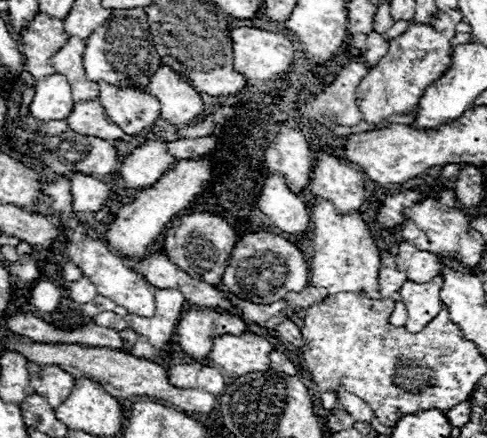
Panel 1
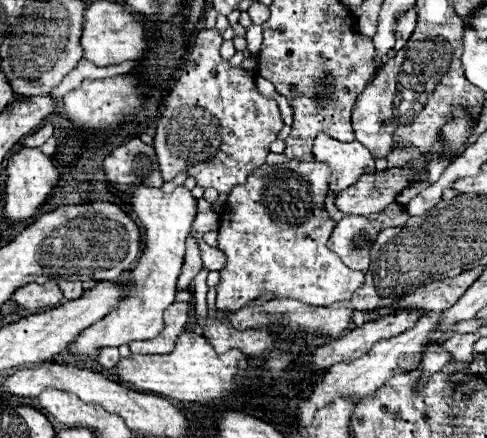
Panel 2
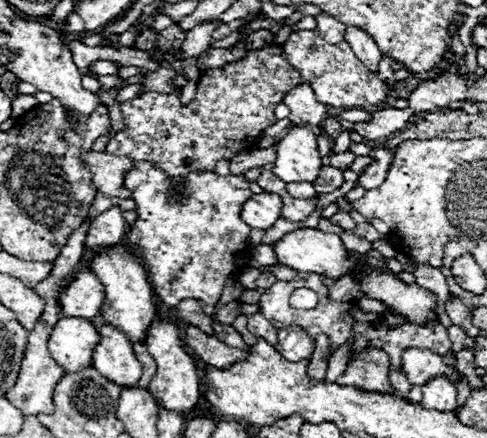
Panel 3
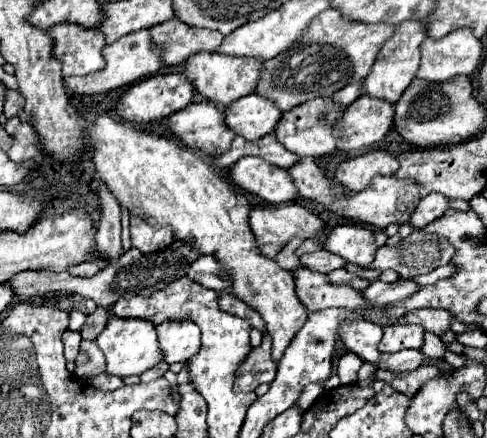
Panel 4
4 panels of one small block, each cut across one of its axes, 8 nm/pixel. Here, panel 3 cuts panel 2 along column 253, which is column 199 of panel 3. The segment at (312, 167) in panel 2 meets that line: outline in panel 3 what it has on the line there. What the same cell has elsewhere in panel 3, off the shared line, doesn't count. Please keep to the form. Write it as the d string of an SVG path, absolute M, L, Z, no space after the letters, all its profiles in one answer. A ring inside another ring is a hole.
M134 162L134 168L126 174L124 184L132 192L138 212L134 226L126 234L126 242L138 254L158 298L166 306L176 306L186 298L194 298L204 304L216 304L222 296L228 276L240 272L246 264L246 238L250 226L242 222L240 210L252 196L248 190L248 180L242 174L218 176L214 172L194 172L186 180L174 180L152 162Z

